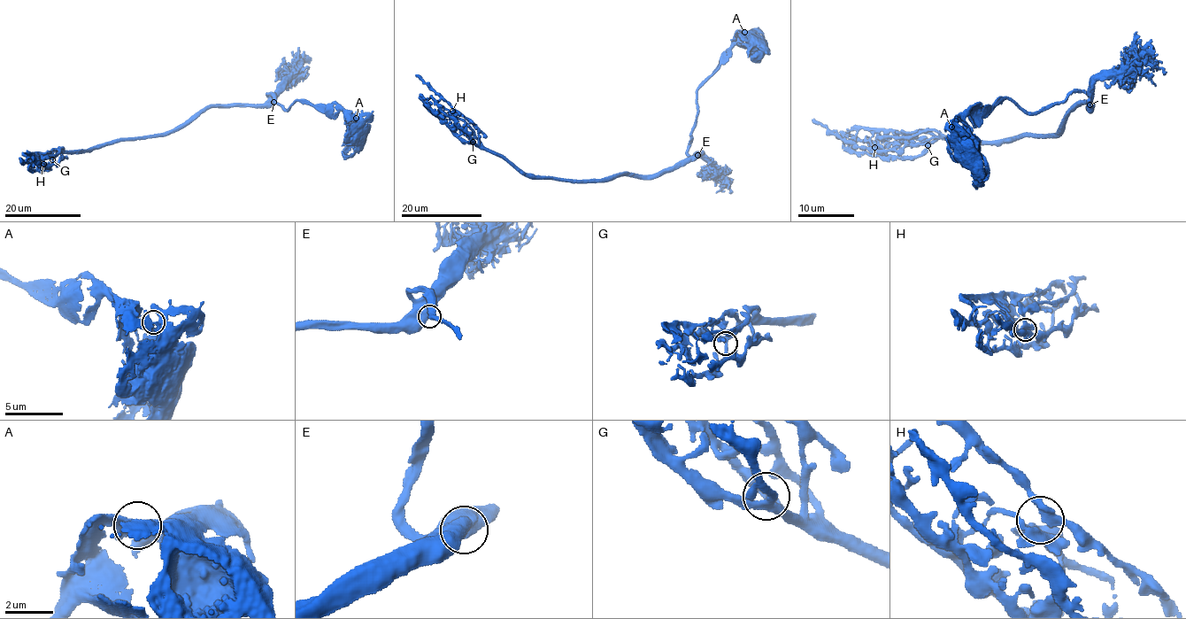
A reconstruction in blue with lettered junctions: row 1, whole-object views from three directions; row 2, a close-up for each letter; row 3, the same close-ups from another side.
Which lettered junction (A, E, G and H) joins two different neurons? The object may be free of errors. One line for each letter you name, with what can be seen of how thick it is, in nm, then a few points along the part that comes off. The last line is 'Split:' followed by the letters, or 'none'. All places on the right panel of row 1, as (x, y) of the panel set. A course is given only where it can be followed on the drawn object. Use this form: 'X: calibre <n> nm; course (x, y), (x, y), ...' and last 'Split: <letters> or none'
Split: none

